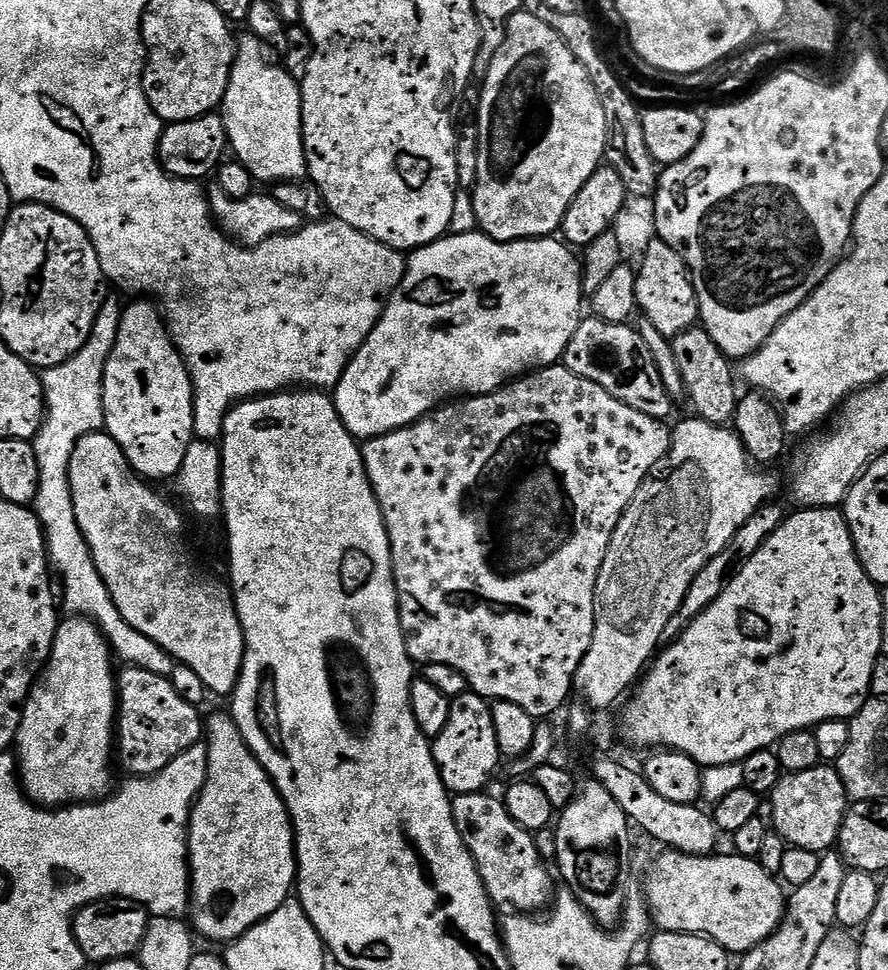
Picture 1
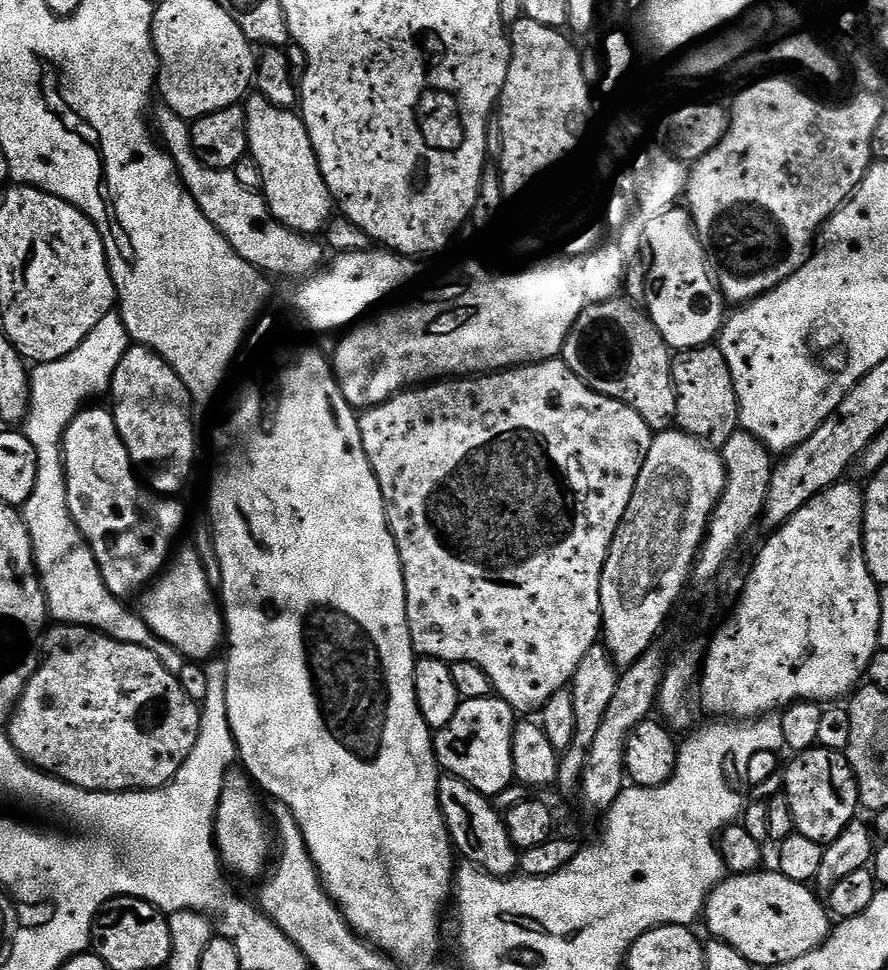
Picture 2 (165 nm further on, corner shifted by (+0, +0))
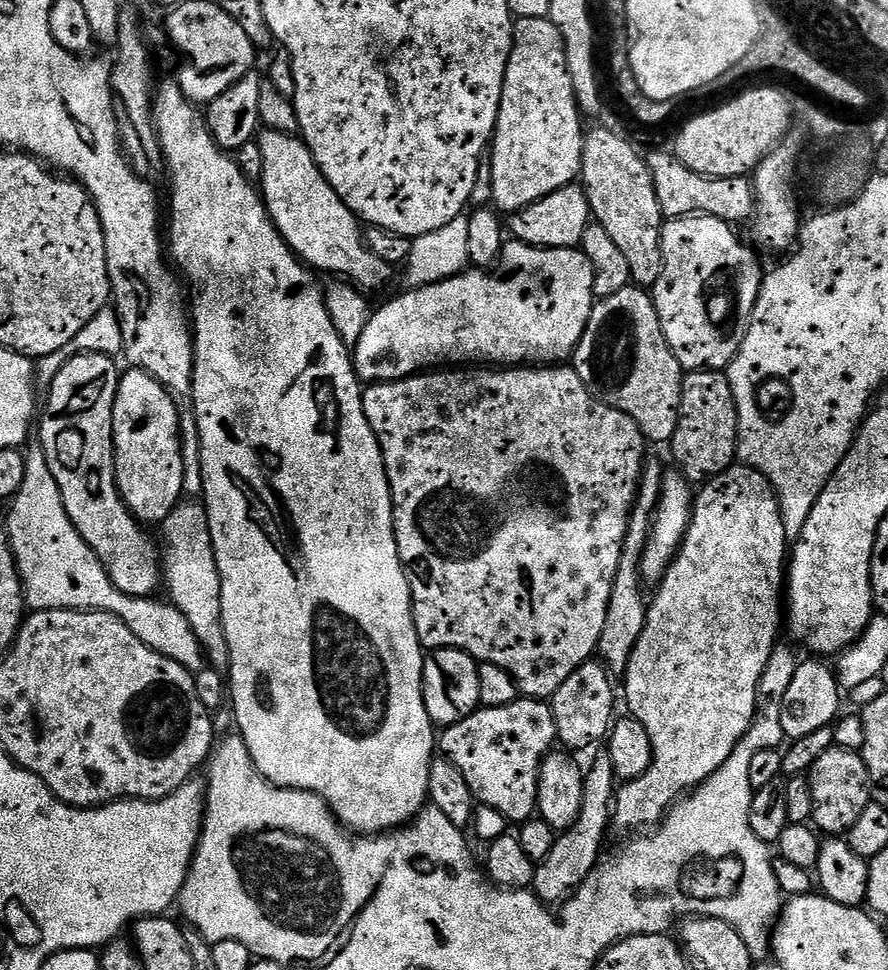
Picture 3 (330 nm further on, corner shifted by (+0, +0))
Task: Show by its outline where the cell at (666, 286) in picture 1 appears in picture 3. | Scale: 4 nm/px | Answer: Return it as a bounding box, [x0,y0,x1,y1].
[651,215,765,369]

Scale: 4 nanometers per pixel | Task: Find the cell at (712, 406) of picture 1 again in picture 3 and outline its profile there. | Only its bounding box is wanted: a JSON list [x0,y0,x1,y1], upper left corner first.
[670,368,738,482]

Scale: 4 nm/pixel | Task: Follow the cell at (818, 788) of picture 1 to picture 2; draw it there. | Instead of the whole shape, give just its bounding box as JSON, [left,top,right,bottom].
[783,747,861,845]

